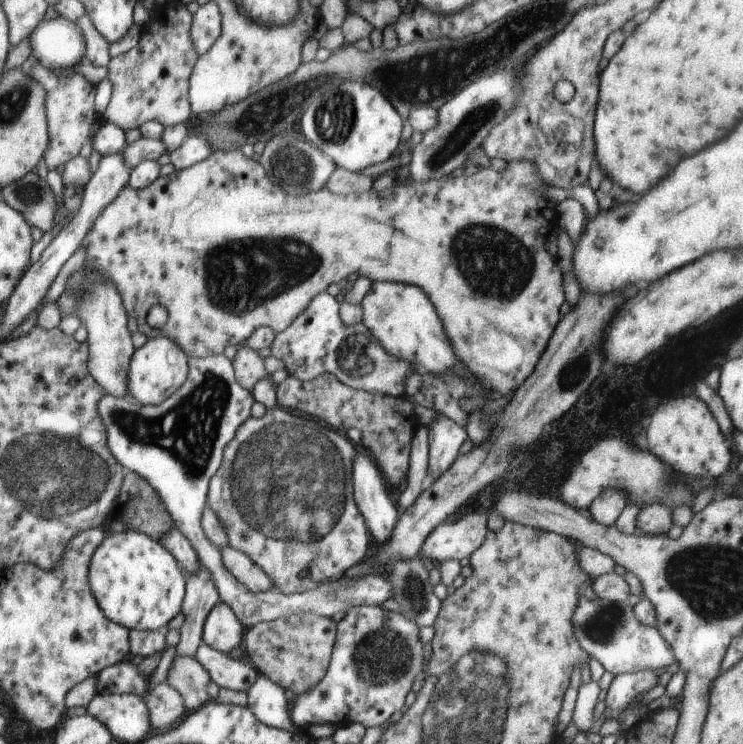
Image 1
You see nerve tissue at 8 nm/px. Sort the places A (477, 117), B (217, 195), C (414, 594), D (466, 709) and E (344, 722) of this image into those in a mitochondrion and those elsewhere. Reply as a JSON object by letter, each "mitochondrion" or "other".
{"A":"mitochondrion","B":"other","C":"mitochondrion","D":"mitochondrion","E":"other"}

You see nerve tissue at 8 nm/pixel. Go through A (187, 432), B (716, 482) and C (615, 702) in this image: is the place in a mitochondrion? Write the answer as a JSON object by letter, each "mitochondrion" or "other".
{"A":"mitochondrion","B":"other","C":"other"}

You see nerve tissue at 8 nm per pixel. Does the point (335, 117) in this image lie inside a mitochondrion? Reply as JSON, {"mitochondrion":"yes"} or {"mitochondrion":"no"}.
{"mitochondrion":"yes"}

